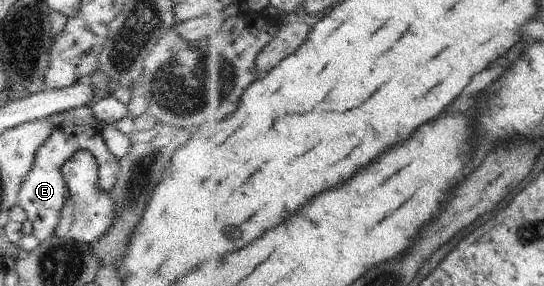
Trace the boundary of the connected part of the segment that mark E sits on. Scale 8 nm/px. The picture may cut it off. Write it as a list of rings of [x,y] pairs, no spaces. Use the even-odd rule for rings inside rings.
[[[90,125],[55,127],[52,135],[46,139],[46,143],[40,146],[36,152],[32,169],[26,175],[22,189],[18,193],[17,204],[24,209],[27,219],[33,225],[33,235],[40,242],[54,236],[54,229],[60,221],[60,215],[70,193],[66,189],[62,168],[64,163],[76,153],[76,151],[88,150],[96,158],[99,167],[98,187],[106,193],[110,193],[116,183],[116,173],[119,173],[119,159],[110,153],[100,130]]]

